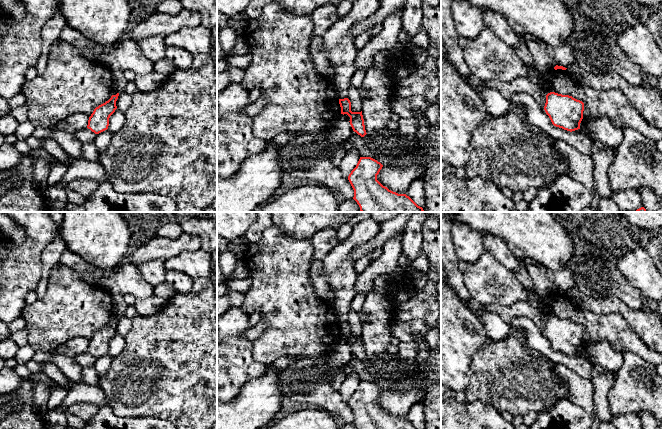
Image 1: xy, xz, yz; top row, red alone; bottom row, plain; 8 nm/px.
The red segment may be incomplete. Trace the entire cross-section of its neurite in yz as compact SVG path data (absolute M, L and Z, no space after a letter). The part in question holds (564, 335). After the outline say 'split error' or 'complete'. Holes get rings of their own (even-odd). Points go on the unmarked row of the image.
M550 316L546 319L544 334L554 350L570 356L580 353L584 335L582 325Z | complete

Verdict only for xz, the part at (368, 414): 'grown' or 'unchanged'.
unchanged

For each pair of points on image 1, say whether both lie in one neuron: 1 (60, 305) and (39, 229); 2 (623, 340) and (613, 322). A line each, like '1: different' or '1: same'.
1: different
2: same

